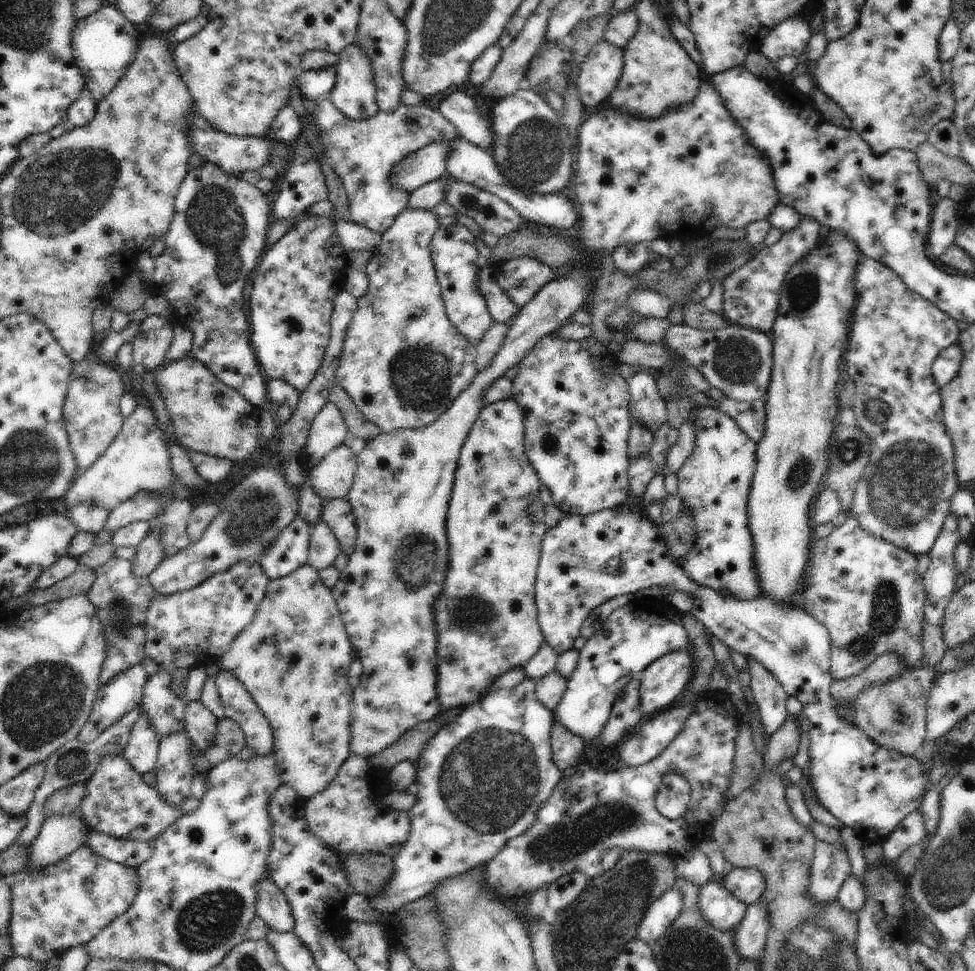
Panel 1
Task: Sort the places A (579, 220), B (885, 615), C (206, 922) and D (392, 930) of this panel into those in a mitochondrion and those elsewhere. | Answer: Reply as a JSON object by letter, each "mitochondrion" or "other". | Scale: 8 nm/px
{"A":"other","B":"mitochondrion","C":"mitochondrion","D":"other"}

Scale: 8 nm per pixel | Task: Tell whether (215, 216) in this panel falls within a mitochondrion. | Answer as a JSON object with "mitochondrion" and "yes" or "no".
{"mitochondrion":"yes"}

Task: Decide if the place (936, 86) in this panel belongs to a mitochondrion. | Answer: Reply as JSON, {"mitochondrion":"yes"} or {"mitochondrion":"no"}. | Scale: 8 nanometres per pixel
{"mitochondrion":"no"}

